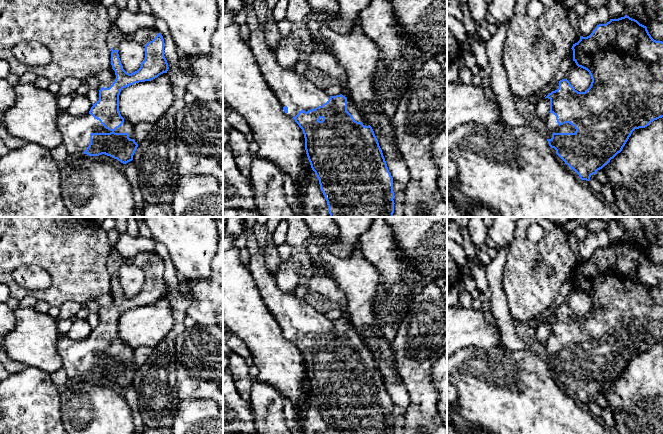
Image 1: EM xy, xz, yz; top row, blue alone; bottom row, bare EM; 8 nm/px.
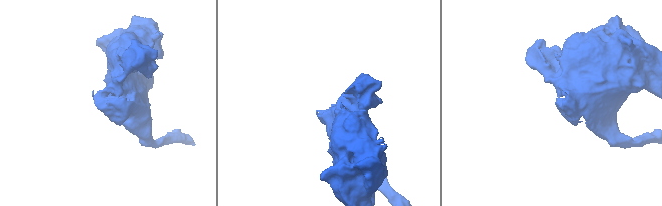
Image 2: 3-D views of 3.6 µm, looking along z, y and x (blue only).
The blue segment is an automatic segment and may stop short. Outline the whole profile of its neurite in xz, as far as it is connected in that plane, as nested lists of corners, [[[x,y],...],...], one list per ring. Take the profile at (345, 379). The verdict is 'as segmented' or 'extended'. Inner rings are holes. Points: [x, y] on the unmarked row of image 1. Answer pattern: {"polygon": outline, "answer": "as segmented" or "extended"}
{"polygon": [[[246,221],[242,233],[250,254],[247,267],[284,336],[292,341],[303,355],[306,378],[319,404],[328,434],[394,434],[393,402],[372,351],[350,324],[349,319],[330,320],[297,298],[294,293],[282,292],[275,276],[267,269],[264,252]]], "answer": "extended"}

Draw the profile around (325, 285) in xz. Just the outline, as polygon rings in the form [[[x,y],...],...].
[[[316,275],[309,281],[308,287],[310,291],[318,292],[337,303],[341,311],[346,311],[346,297],[332,277]]]

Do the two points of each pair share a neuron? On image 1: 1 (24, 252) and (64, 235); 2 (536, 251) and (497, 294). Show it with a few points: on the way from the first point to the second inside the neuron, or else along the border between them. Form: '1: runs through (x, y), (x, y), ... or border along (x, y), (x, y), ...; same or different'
1: runs through (34, 242), (41, 235), (54, 235); same
2: border along (504, 264), (502, 288), (509, 310); different

